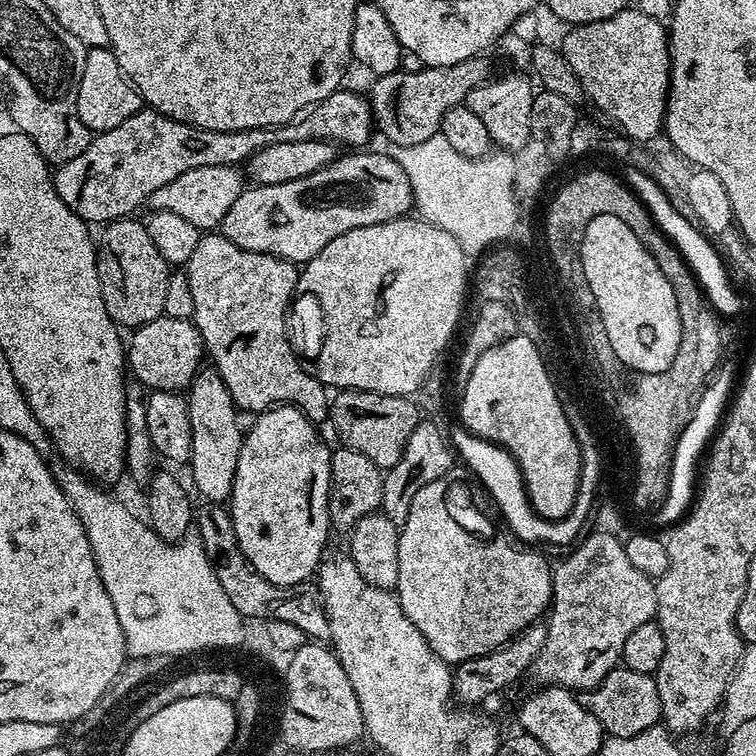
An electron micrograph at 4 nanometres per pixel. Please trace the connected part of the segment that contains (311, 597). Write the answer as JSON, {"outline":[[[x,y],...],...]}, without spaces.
{"outline":[[[208,502],[205,508],[195,513],[194,528],[200,531],[198,543],[206,550],[206,554],[212,563],[214,574],[234,610],[240,612],[241,617],[249,621],[260,619],[260,622],[269,620],[285,620],[294,622],[308,638],[324,638],[328,636],[328,621],[324,614],[324,601],[320,598],[319,587],[315,583],[292,584],[290,586],[278,586],[274,582],[266,582],[254,570],[252,563],[245,558],[242,550],[236,545],[234,534],[234,522],[232,513],[227,507],[216,502]]]}

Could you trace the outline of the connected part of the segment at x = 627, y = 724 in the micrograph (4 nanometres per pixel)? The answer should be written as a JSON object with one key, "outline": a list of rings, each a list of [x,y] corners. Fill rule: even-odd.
{"outline":[[[623,666],[613,668],[602,682],[593,688],[579,693],[580,704],[598,718],[609,737],[634,738],[644,730],[661,723],[660,699],[655,675],[638,674],[638,670],[630,670]]]}

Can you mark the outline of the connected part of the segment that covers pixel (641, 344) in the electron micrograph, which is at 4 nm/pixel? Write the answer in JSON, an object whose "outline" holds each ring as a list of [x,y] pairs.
{"outline":[[[610,214],[594,218],[584,228],[579,256],[586,282],[593,291],[614,354],[625,369],[661,372],[674,362],[682,338],[678,303],[671,281],[625,222]]]}

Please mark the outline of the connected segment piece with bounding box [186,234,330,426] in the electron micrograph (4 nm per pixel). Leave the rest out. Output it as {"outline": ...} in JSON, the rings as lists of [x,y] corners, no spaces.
{"outline":[[[204,234],[201,235],[200,241],[194,249],[194,254],[186,265],[188,273],[188,281],[190,282],[190,294],[194,297],[194,314],[191,321],[200,331],[200,337],[204,343],[204,351],[207,359],[210,361],[211,367],[215,368],[220,377],[226,382],[226,390],[230,390],[230,398],[236,404],[237,409],[242,412],[261,413],[267,412],[270,408],[275,408],[281,404],[290,404],[303,410],[308,417],[312,419],[312,423],[320,426],[329,419],[330,416],[330,392],[326,385],[313,378],[308,373],[307,367],[296,357],[296,352],[292,349],[292,344],[288,341],[288,324],[284,321],[284,311],[288,308],[292,296],[297,295],[296,282],[298,279],[297,265],[291,260],[283,260],[281,256],[271,256],[270,254],[262,254],[261,252],[251,252],[250,250],[242,250],[238,246],[234,246],[234,242],[227,240],[222,234]]]}

